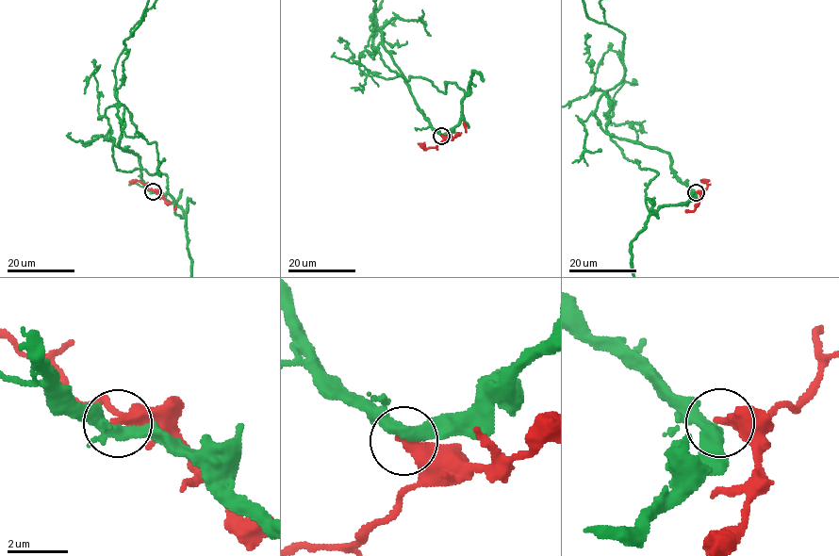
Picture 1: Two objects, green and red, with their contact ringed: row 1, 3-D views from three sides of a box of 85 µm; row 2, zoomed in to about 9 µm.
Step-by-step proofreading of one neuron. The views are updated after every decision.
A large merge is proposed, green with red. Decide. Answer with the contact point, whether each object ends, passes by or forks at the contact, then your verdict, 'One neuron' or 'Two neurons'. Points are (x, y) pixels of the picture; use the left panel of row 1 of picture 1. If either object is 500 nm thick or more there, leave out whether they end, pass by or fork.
Place: (153, 191). At the ring green passes by. At the ring red ends. Two neurons

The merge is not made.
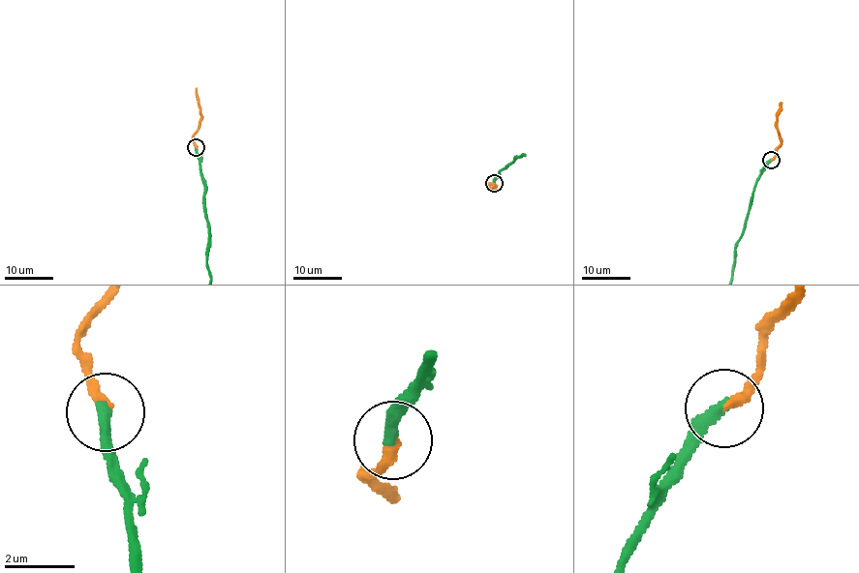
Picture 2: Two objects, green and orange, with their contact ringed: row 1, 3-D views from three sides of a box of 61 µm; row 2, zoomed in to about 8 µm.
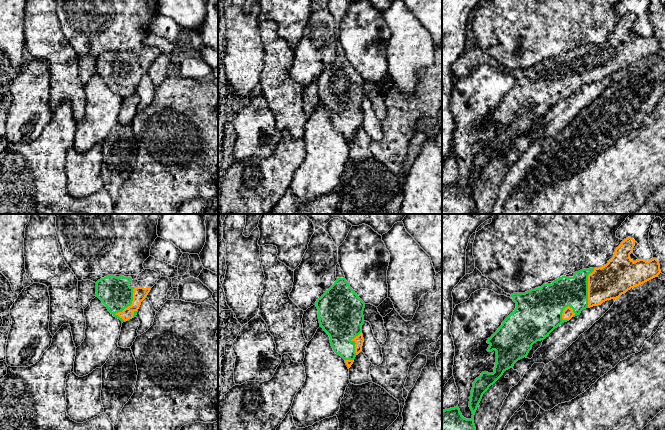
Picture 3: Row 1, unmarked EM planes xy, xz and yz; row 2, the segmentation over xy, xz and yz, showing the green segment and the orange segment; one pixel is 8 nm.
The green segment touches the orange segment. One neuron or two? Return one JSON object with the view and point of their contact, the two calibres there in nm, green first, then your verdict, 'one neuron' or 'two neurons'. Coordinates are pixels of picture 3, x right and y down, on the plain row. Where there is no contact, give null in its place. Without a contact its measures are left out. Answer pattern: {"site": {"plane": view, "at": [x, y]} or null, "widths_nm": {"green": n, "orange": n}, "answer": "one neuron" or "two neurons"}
{"site": {"plane": "xy", "at": [128, 81]}, "widths_nm": {"green": 260, "orange": 110}, "answer": "one neuron"}

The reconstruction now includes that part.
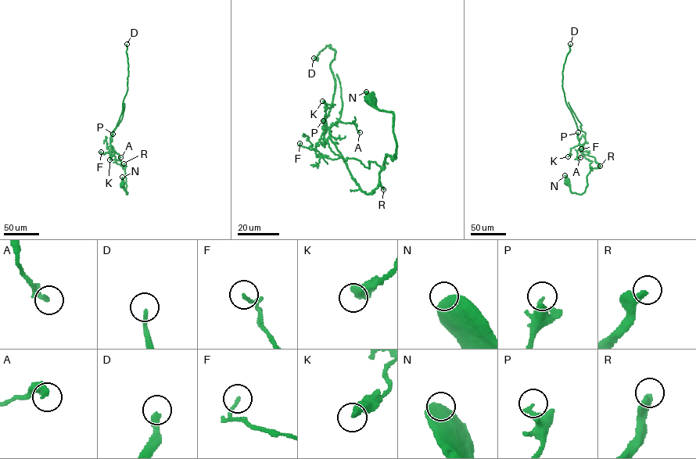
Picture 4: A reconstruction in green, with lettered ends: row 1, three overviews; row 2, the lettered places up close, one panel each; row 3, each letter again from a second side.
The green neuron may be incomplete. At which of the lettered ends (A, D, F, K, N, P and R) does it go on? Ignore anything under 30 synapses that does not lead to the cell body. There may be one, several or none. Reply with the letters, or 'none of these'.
D, R

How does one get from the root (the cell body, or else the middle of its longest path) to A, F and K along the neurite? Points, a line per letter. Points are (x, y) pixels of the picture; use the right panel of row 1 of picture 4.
A: (567, 181), (572, 192), (582, 194), (586, 175), (600, 166), (579, 149), (580, 157)
F: (567, 181), (572, 192), (582, 194), (587, 184), (586, 175), (591, 170), (600, 166), (594, 157), (581, 148)
K: (567, 181), (572, 192), (582, 194), (592, 170), (581, 145), (570, 148), (568, 156)

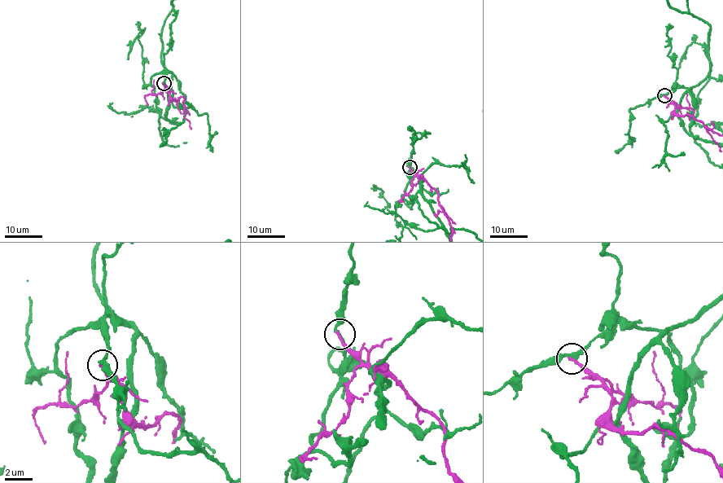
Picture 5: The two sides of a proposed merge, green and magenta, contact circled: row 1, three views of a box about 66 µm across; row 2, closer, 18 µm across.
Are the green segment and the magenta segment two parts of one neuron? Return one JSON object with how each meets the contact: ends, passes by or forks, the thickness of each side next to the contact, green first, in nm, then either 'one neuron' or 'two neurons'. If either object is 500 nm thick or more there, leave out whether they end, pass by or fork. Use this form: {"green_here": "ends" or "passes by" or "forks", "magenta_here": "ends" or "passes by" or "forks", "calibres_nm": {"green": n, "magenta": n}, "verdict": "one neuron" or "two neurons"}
{"green_here": "passes by", "magenta_here": "ends", "calibres_nm": {"green": 220, "magenta": 240}, "verdict": "two neurons"}

